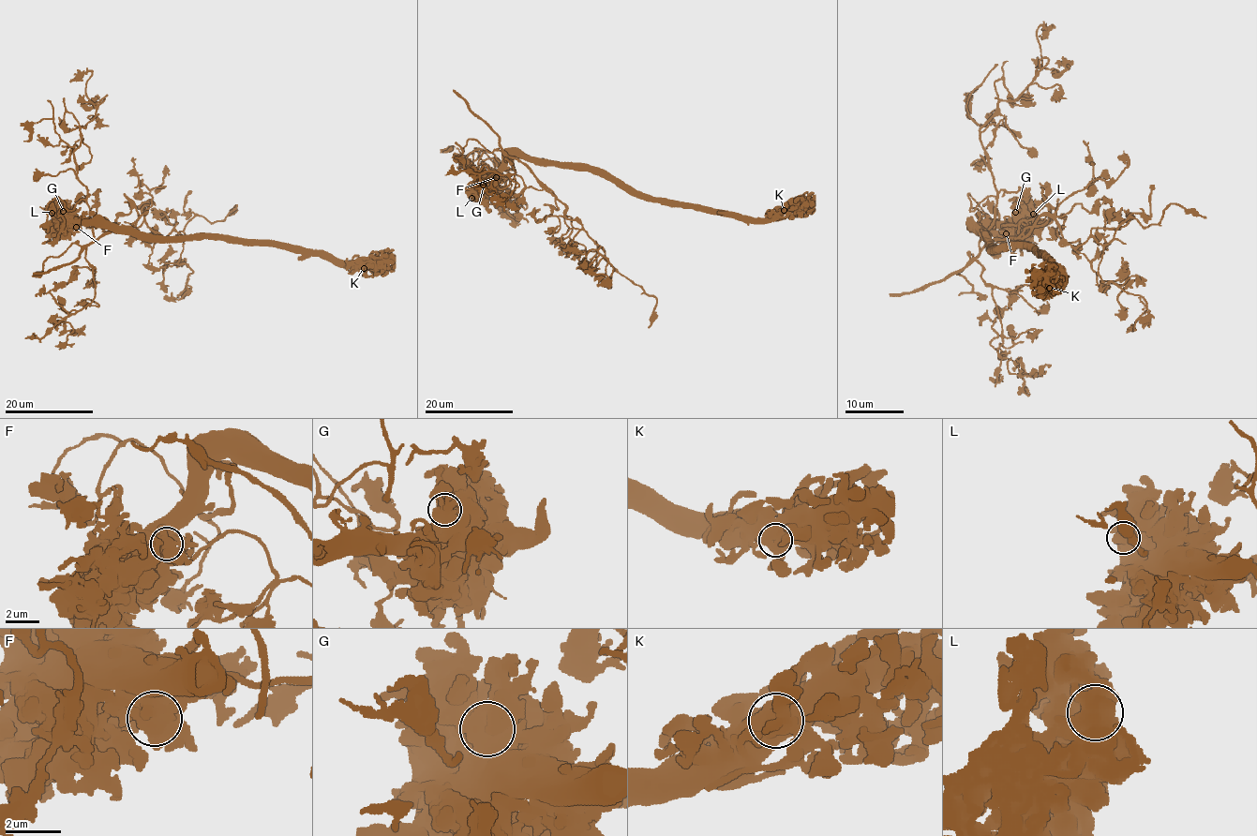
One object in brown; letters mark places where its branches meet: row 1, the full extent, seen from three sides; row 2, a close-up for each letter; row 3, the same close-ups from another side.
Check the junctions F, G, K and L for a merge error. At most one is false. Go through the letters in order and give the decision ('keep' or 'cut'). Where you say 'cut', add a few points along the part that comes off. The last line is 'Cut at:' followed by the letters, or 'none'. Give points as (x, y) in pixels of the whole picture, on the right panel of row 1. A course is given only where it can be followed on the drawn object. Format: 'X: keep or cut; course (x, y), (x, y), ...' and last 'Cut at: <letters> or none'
F: cut; course (1007, 232), (1018, 224), (1022, 240), (980, 247), (996, 199), (980, 133), (1039, 71), (1040, 25), (1042, 40)
G: keep
K: keep
L: keep
Cut at: F

